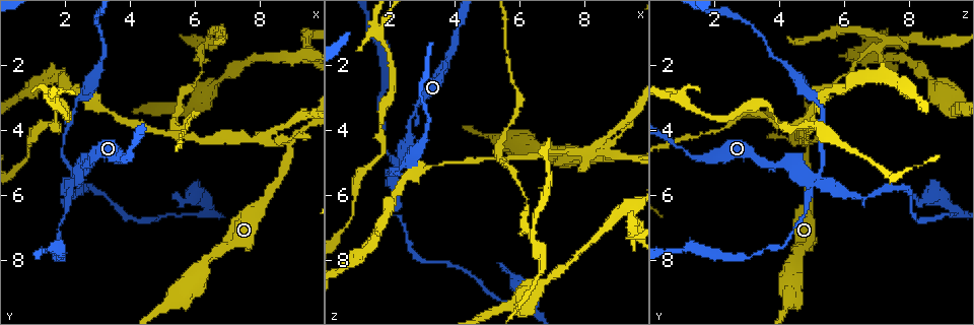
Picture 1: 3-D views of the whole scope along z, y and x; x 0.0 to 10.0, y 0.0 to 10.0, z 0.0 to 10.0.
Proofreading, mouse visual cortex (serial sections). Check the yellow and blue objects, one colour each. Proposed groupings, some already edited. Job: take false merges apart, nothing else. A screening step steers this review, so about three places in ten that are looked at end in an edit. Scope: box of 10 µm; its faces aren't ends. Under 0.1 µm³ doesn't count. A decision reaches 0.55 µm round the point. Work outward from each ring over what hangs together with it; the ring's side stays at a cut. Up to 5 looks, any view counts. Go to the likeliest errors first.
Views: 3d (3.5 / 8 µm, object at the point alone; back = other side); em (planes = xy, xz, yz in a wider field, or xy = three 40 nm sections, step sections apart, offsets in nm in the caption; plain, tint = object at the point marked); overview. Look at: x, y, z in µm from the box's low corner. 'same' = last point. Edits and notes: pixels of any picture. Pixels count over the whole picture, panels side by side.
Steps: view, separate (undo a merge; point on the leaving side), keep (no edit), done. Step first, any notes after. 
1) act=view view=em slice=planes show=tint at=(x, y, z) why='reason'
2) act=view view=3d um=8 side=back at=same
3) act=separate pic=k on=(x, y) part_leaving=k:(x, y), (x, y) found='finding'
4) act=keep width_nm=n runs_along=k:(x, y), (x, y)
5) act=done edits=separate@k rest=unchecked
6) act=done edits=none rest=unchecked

act=view view=3d um=3.5 at=(2.25, 5.70, 5.25) why='thick turns thin'

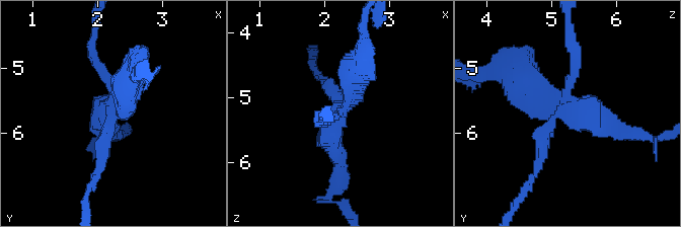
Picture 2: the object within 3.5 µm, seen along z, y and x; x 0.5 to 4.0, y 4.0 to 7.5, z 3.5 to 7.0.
act=view view=em slice=xy step=3 show=tint at=(2.25, 5.60, 5.25) arms=4 arm_widths_nm=150,200,300,450

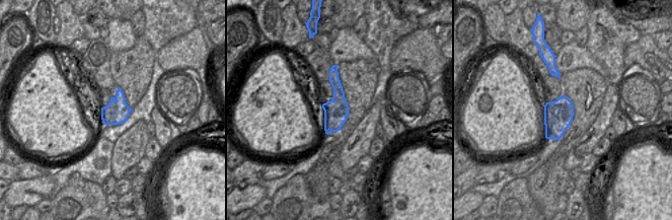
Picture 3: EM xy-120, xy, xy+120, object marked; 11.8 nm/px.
act=separate pic=2 on=(539, 145) part_leaving=2:(568, 96), (576, 69), (571, 28) found='two cells meet here'

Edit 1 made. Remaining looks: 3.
act=view view=3d um=8 at=(8.25, 4.40, 4.70)

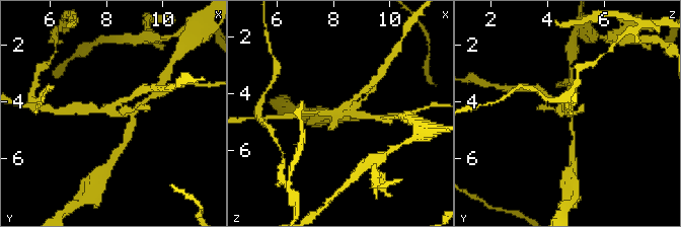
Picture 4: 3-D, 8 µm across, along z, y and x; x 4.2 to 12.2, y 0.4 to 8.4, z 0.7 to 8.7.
act=view view=3d um=3.5 at=same

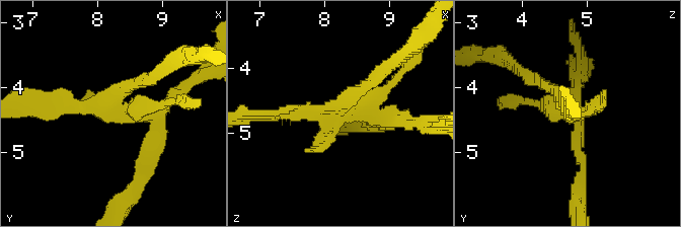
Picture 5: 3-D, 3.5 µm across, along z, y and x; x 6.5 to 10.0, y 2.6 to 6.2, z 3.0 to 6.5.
act=view view=em slice=planes show=tint at=(8.15, 4.40, 4.75) why='now the EM'

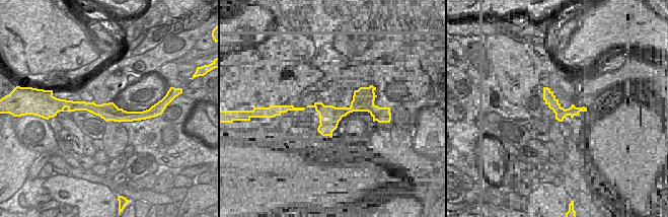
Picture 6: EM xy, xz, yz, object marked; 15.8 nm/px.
act=separate pic=5 on=(311, 108) width_nm=280 part_leaving=5:(352, 116), (254, 116) found='two cells meet here'

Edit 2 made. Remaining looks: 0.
act=done edits=separate@2,separate@5 rest=unchecked

